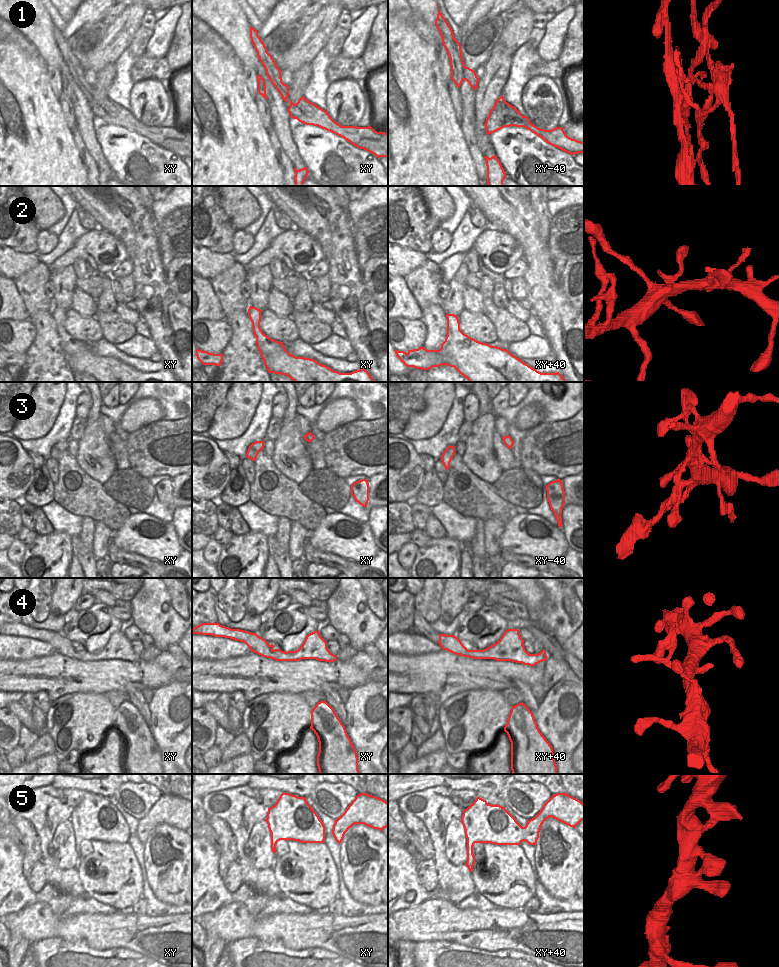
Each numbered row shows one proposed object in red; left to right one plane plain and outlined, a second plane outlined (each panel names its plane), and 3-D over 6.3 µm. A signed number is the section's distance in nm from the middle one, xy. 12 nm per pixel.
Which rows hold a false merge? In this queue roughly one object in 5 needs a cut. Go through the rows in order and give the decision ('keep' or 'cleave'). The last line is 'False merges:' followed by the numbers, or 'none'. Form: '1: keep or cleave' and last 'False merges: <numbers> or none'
1: cleave
2: keep
3: cleave
4: keep
5: keep
False merges: 1, 3

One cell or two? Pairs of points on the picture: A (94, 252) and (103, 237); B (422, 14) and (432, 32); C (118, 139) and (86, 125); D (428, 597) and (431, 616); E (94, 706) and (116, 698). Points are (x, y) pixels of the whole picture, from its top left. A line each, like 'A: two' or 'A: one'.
A: one
B: one
C: two
D: one
E: two

